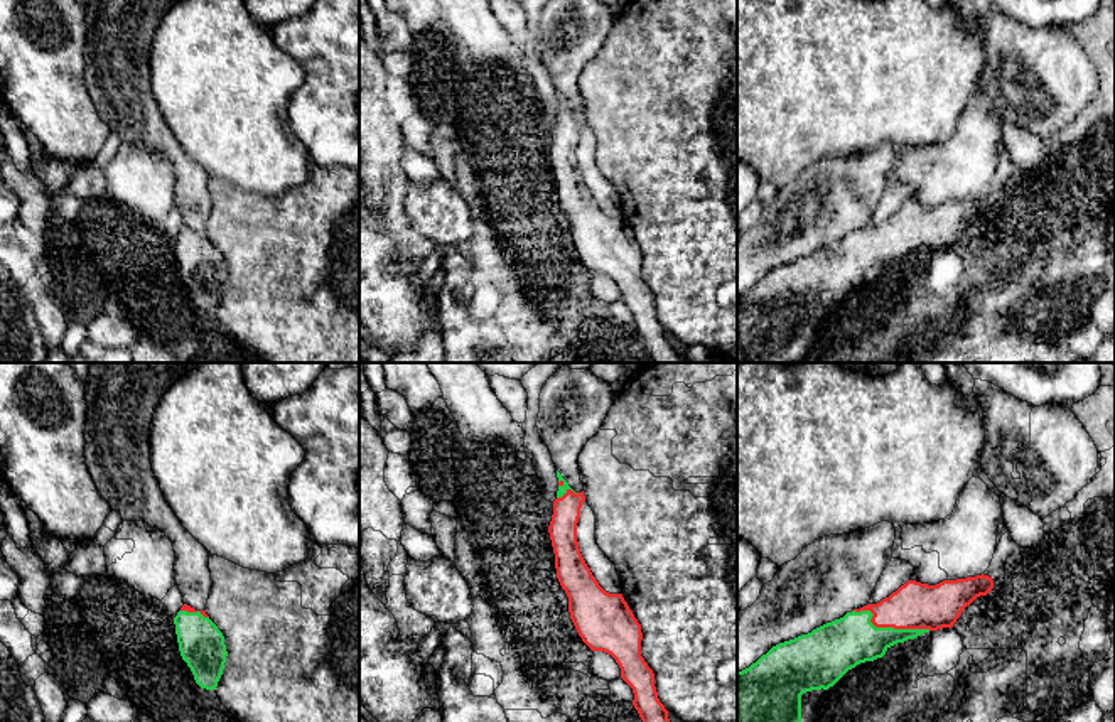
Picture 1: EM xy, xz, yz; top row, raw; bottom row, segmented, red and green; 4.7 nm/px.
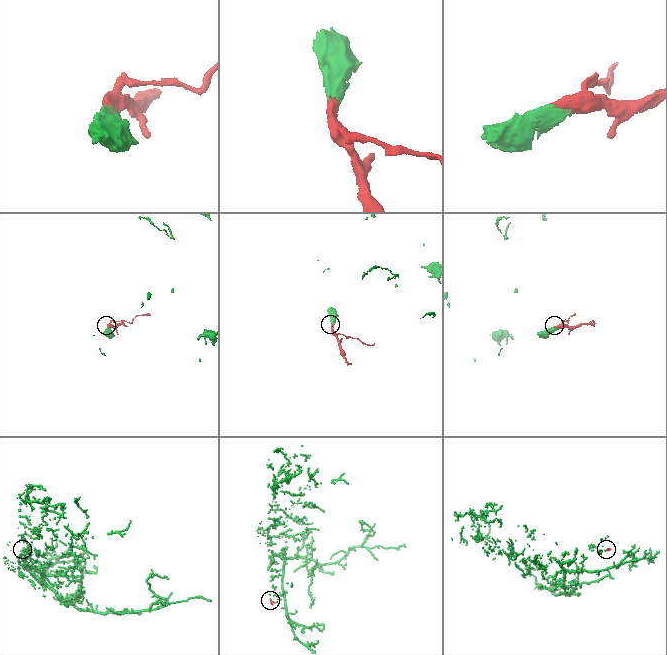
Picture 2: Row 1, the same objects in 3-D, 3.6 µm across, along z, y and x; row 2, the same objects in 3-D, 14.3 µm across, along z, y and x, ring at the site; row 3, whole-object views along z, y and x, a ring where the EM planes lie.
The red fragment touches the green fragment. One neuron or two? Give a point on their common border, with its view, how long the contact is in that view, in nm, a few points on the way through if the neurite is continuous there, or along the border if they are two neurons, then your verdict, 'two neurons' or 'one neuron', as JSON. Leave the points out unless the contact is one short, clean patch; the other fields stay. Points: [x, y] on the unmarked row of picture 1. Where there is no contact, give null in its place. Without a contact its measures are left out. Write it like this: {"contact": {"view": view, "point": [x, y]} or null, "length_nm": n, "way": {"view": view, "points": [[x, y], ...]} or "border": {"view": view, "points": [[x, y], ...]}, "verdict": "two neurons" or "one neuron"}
{"contact": {"view": "yz", "point": [888, 248]}, "length_nm": 380, "way": {"view": "yz", "points": [[913, 228], [888, 248], [876, 248], [844, 265]]}, "verdict": "one neuron"}

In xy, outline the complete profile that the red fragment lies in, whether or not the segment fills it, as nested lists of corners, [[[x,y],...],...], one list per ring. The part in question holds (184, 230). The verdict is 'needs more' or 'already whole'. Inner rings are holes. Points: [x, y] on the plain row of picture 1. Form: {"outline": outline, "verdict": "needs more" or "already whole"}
{"outline": [[[184,226],[174,240],[179,273],[196,305],[216,312],[226,285],[224,258],[206,233]]], "verdict": "needs more"}

